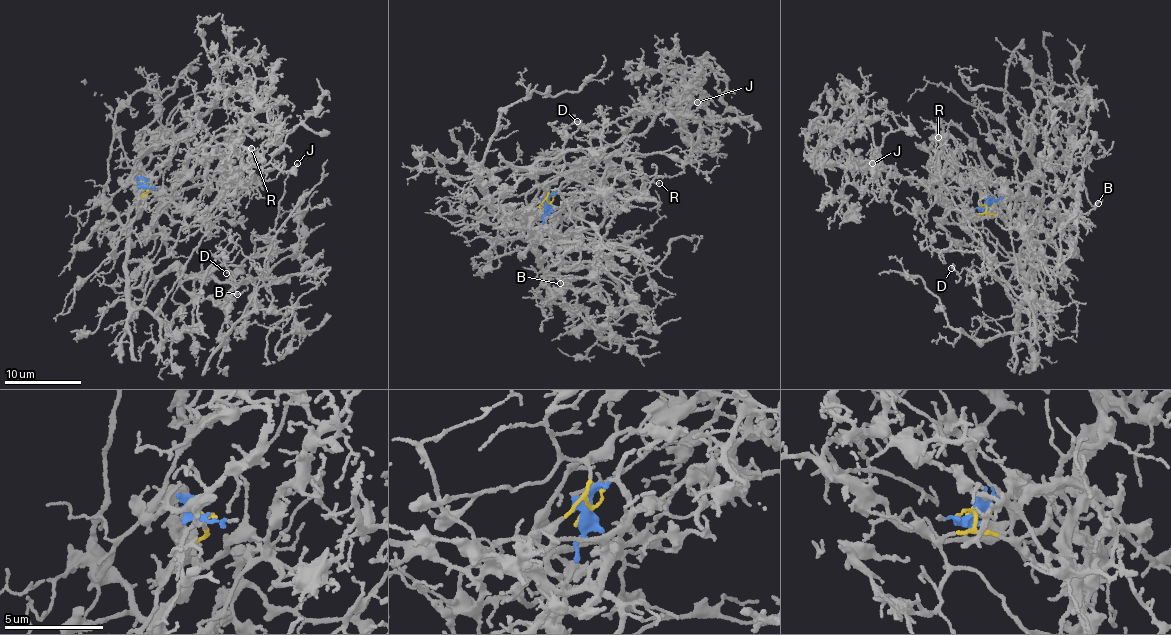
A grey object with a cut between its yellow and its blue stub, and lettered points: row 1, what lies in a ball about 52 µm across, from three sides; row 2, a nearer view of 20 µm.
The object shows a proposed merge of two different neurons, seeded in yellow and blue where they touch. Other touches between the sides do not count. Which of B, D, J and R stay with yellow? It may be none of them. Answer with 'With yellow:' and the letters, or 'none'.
With yellow: J, R

